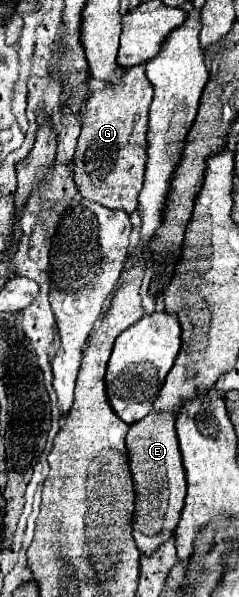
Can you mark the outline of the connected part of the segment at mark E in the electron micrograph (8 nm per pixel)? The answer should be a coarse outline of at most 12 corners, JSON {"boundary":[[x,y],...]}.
{"boundary":[[174,414],[126,436],[132,534],[144,556],[174,536],[186,478]]}

